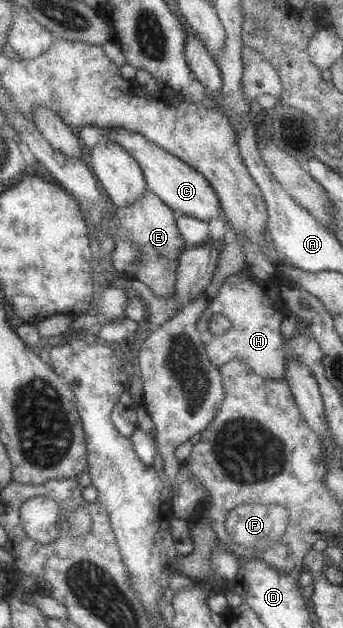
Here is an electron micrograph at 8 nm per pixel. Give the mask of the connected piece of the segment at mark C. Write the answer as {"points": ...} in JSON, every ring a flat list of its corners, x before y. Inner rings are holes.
{"points":[[87,126,80,131,80,140,87,148,94,148,103,140,109,139,119,143,124,149,127,149,137,158,143,173,145,173,145,181,147,181,147,190,151,193,159,194,163,201,173,209,175,219,180,216,187,215,197,217,203,221,215,219,219,217,219,205,222,205,219,194,214,186,192,165,189,165,183,158,176,157,173,153,162,149,149,138,138,132,125,130,123,128,111,129,109,133,105,133,105,129,93,126]]}

